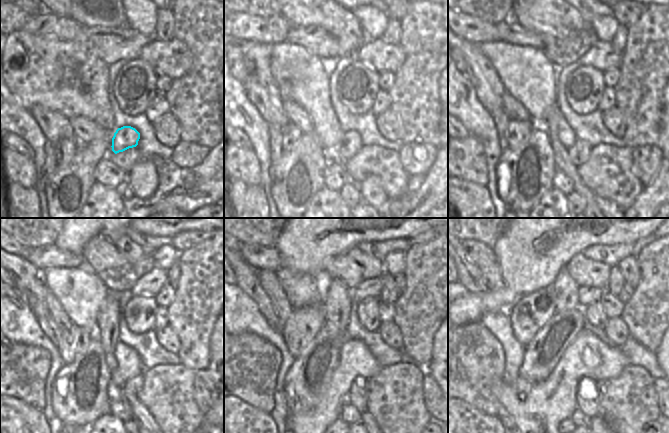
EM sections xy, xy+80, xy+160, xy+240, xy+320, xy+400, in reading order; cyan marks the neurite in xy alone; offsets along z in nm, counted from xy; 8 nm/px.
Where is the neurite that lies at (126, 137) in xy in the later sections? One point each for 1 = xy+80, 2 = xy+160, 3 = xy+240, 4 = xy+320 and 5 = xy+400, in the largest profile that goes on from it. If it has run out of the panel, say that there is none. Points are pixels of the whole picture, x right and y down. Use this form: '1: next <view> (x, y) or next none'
1: next xy+80 (351, 143)
2: next xy+160 (579, 153)
3: next xy+240 (134, 385)
4: next xy+320 (357, 396)
5: next xy+400 (590, 407)

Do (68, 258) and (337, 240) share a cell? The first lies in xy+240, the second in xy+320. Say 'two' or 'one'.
two

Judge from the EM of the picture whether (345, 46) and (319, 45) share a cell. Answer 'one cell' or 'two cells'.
two cells

